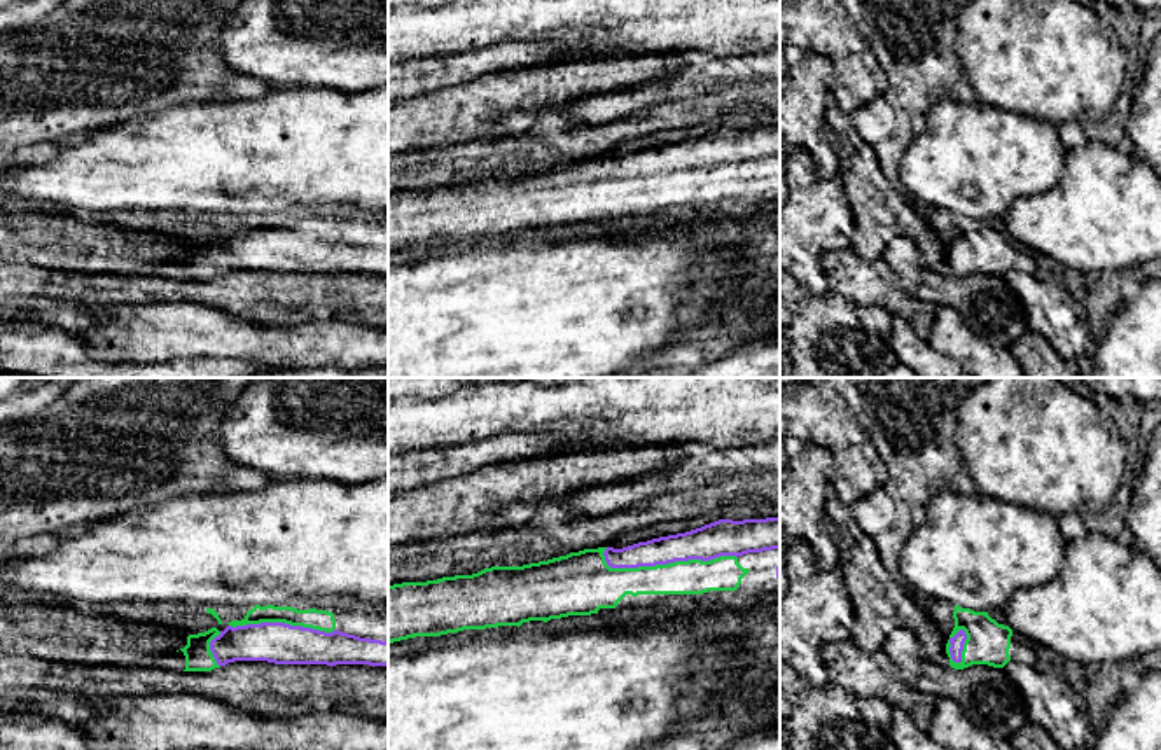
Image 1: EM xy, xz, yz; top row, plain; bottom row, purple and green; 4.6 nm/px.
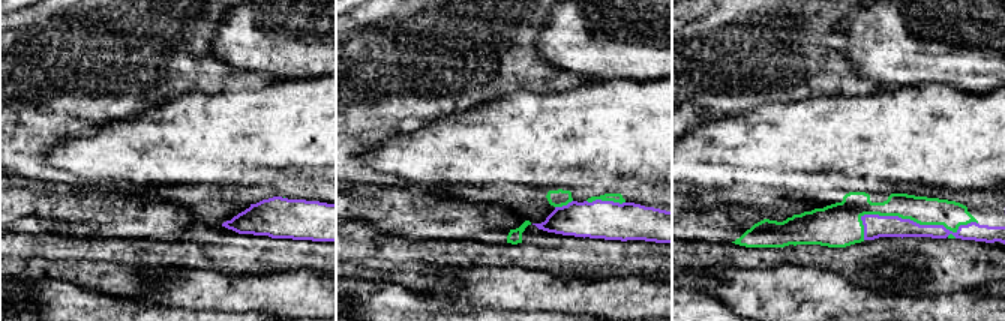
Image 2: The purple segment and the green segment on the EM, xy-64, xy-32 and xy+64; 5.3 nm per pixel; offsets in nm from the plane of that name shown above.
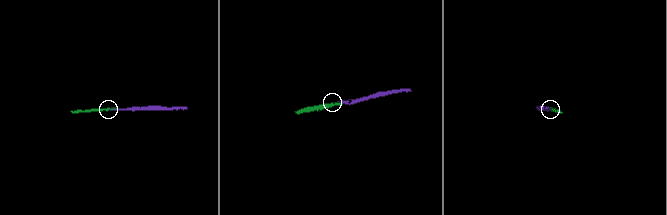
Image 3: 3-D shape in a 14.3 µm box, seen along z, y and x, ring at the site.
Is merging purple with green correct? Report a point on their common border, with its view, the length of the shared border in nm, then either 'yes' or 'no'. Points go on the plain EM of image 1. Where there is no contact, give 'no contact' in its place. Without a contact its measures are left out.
meets purple in xz at (667, 172); contact 600 nm long; yes

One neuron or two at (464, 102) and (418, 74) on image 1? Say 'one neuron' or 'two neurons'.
two neurons

